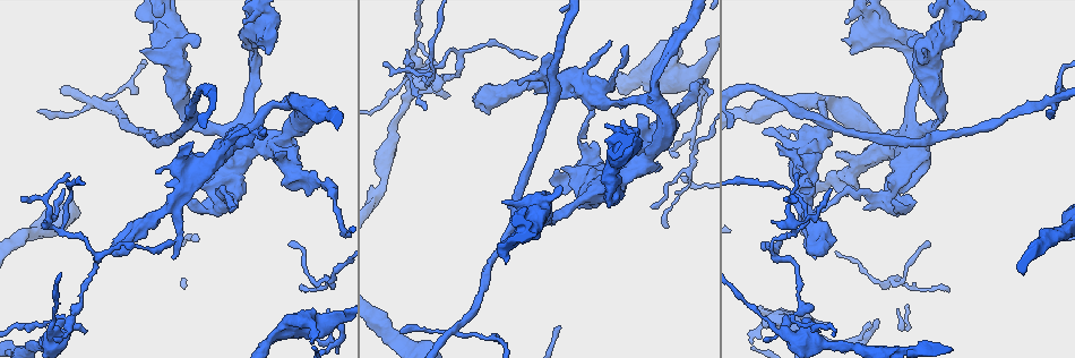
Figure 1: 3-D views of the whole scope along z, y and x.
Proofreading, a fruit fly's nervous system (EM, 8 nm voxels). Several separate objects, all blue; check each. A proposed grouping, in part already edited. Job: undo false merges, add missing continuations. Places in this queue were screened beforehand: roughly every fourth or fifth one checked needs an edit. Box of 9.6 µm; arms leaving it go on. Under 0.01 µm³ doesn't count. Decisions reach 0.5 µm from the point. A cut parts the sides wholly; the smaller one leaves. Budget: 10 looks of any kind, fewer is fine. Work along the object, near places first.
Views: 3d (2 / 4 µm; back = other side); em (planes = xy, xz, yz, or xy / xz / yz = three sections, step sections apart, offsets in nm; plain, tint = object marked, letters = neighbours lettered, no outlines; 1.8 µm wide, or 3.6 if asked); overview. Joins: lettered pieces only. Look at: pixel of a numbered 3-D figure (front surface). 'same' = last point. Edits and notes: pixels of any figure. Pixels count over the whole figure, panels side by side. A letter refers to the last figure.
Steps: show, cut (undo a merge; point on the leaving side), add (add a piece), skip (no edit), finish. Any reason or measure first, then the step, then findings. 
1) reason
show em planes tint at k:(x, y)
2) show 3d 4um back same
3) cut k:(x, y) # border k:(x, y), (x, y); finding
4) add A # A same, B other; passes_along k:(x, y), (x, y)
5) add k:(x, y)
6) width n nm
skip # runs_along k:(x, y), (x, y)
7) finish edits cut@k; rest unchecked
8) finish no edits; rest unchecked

branch stops here
show em planes letters at 1:(815, 251)

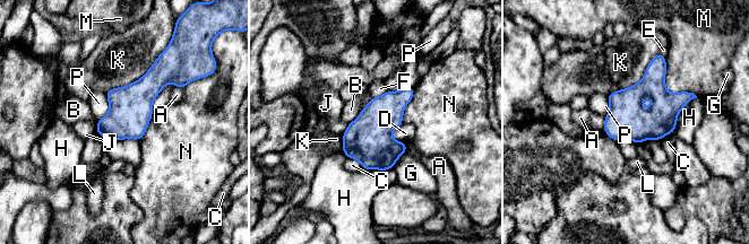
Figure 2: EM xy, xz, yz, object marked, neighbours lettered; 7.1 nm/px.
width 300 nm
skip # A other, B other, C other, D other, E other, F other, G other, H other, J other, K other, L other, M other, N other, P other; border 2:(105, 93), (109, 110), (98, 120); no lettered piece goes on from it

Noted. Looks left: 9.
four-way junction
show 3d 4um at 1:(44, 334)

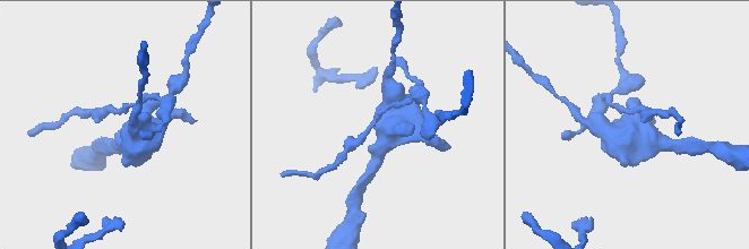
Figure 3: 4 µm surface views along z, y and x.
show em planes tint at 3:(631, 123)

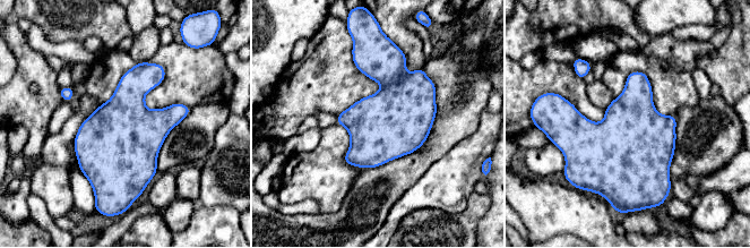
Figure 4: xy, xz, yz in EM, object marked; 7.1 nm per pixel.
show em planes letters same

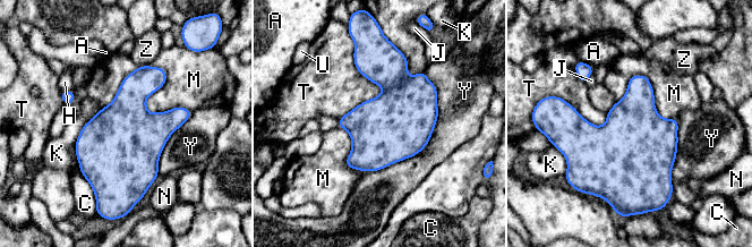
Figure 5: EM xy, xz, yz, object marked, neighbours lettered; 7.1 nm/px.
skip # A other, C other, H other, J other, K other, M other, N other, T other, U other, Y other, Z other; border 5:(150, 65), (191, 112); all the same neuron

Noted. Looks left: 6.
thick turns thin
show em xy step 16 tint at 1:(173, 204)

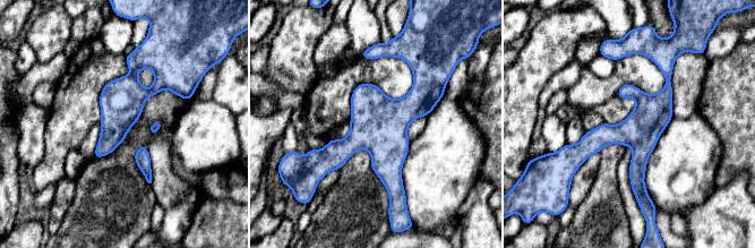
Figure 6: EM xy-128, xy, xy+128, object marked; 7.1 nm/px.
show em yz step 8 letters same

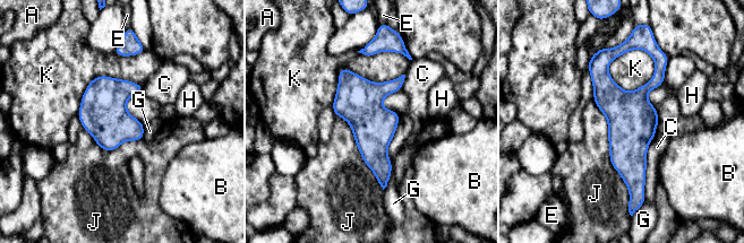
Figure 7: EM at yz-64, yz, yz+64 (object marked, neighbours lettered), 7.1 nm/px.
skip # A other, B other, C other, E other, G other, H other, J other, K other; runs_along 7:(615, 52), (603, 85), (629, 115), (635, 185); one neuron here

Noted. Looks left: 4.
show 3d 4um back at 1:(231, 180)

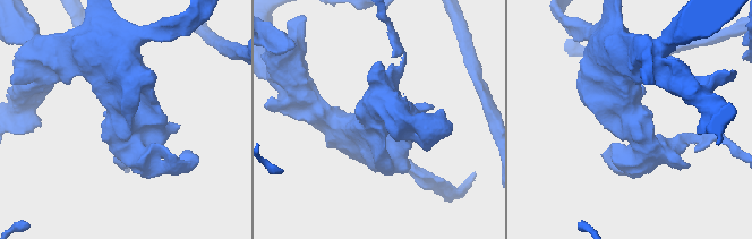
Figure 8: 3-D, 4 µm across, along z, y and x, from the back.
show em planes tint at 8:(377, 118)

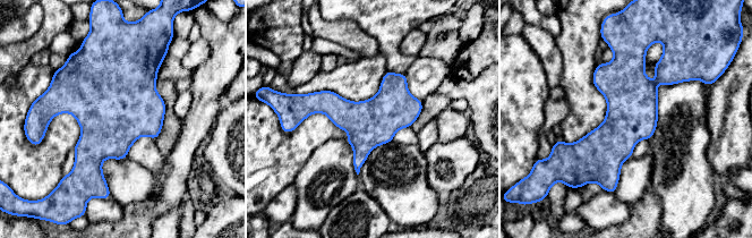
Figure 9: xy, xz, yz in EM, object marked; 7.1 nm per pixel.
show em planes letters same

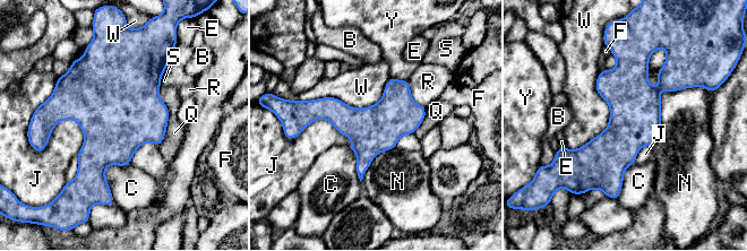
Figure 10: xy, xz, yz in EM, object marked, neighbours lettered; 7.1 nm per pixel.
width 340 nm; longest_contact W 650 nm
skip # B other, C other, E other, F other, J other, N other, Q other, R other, S other, W other, Y other; all the same neuron

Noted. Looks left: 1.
finish no edits; rest unchecked

